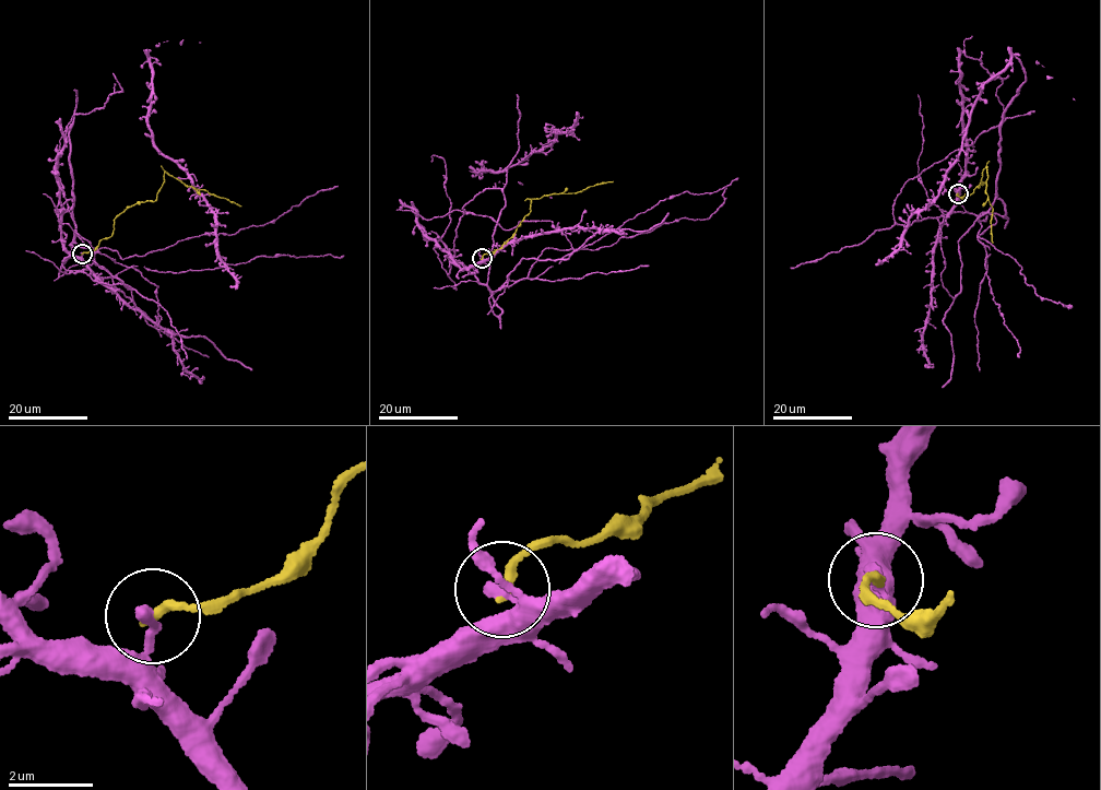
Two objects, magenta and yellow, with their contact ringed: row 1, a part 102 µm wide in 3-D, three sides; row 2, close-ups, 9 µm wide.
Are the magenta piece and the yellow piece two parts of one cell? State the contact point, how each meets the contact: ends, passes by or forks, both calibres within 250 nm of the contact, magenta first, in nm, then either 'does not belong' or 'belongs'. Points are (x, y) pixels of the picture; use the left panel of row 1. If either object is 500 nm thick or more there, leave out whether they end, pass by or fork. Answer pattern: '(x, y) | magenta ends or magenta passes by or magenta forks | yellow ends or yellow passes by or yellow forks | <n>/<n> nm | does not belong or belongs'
(82, 254) | magenta ends | yellow ends | 260/220 nm | does not belong

